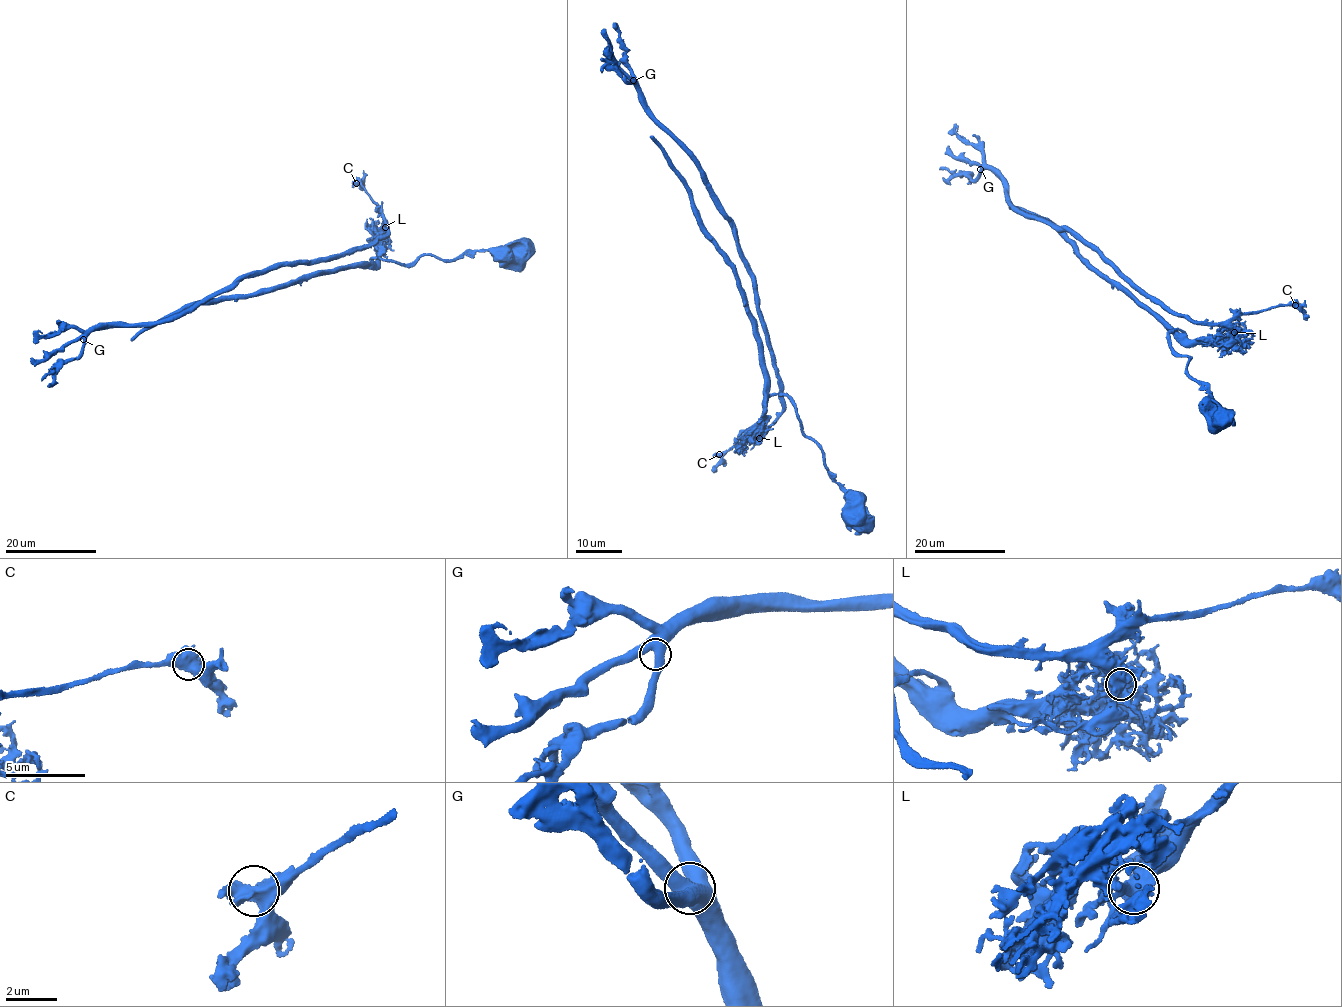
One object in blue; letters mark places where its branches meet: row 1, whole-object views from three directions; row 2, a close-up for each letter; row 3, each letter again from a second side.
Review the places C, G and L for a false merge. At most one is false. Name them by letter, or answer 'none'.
L

